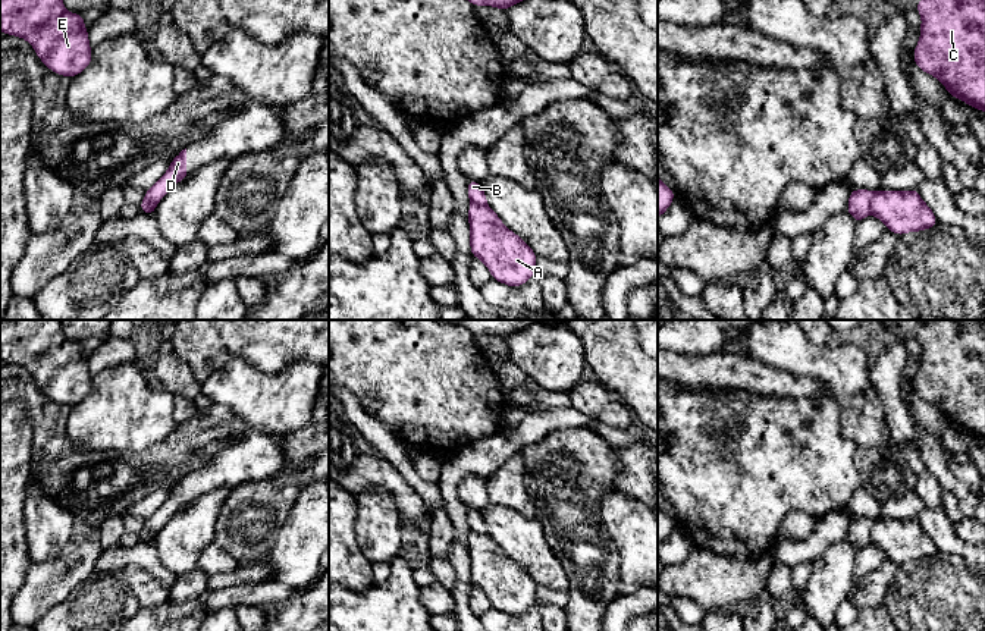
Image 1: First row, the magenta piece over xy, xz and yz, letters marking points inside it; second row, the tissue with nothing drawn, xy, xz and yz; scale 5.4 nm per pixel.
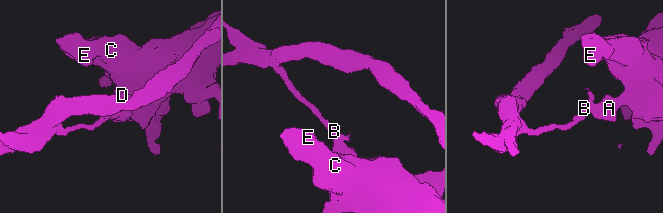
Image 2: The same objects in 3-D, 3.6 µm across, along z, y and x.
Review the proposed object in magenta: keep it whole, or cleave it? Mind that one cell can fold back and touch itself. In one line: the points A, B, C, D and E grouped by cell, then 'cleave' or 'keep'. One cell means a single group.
A C E / B D; cleave

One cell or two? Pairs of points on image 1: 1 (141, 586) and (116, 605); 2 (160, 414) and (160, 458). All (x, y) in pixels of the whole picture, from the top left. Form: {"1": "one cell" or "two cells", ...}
{"1": "two cells", "2": "two cells"}

